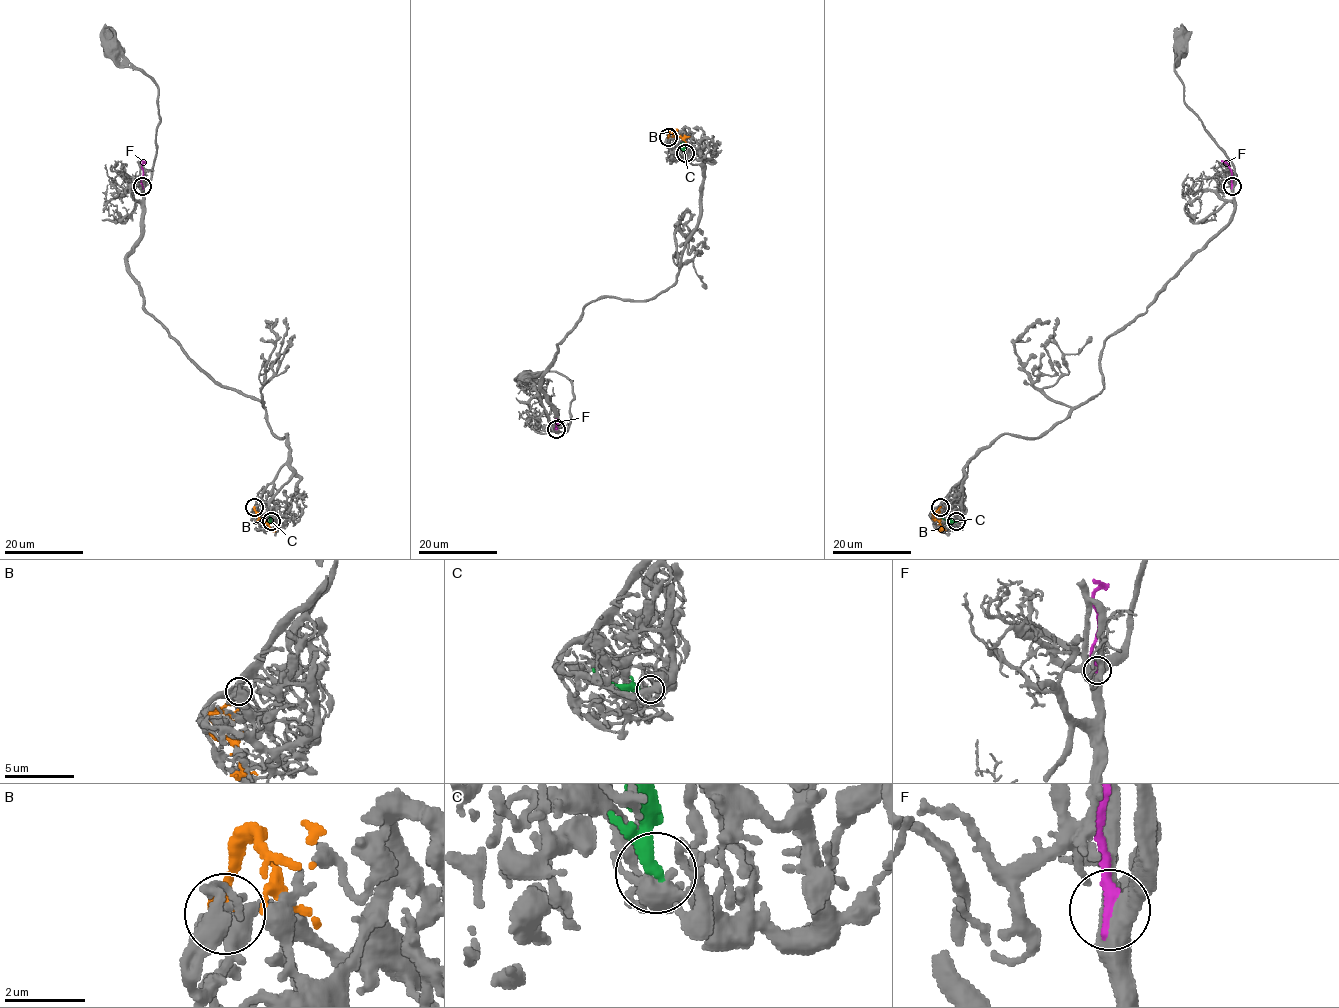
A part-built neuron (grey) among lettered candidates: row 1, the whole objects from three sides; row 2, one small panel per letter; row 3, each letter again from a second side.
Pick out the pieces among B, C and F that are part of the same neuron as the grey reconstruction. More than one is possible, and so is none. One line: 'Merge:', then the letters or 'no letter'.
Merge: C

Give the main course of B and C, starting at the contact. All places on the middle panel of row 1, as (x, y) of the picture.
B: (668, 137), (671, 130), (682, 137), (690, 136)
C: (685, 153), (684, 137)

